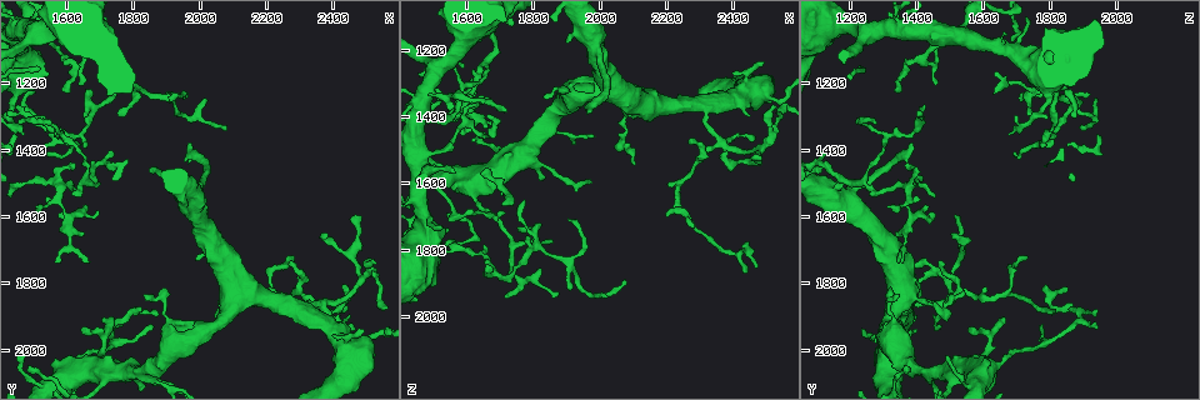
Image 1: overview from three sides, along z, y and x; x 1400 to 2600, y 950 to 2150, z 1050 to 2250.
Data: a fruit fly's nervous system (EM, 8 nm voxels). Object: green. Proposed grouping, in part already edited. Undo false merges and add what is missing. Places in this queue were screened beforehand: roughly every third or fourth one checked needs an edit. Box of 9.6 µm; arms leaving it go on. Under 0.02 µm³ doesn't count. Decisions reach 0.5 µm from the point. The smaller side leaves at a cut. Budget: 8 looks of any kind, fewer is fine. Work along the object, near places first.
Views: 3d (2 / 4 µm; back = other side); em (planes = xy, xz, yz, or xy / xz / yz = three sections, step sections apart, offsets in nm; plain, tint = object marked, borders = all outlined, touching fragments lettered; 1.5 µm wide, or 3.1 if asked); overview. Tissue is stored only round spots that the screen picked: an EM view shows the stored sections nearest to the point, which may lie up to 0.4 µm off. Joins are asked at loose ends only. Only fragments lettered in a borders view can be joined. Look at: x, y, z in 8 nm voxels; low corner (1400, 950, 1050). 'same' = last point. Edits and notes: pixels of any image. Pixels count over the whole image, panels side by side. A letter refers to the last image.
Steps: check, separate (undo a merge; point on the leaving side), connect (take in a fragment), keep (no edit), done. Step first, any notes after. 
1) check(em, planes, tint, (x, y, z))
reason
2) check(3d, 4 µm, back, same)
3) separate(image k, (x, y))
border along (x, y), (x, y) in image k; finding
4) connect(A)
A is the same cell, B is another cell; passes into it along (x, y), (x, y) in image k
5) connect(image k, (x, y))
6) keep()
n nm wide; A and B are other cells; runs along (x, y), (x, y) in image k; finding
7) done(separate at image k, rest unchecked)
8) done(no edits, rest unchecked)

check(em, xy, step 4, borders, (1860, 1940, 1780))
an open end

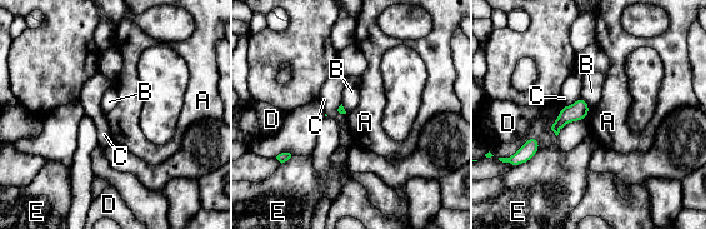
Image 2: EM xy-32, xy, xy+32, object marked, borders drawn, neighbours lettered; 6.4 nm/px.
check(em, planes, borders, same)
another direction

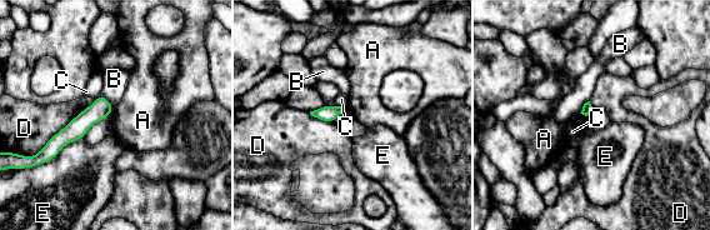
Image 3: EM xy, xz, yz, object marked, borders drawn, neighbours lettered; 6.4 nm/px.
keep()
60 nm wide; A, B, C, D and E are other cells; border along (114, 106), (110, 113) in image 3; none of them fits

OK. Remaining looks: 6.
check(3d, 4 µm, (1690, 1590, 1410))
thin end

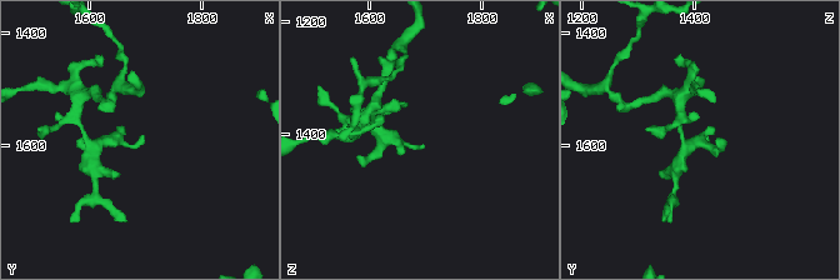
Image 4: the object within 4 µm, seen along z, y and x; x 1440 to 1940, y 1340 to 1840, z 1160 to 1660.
check(em, planes, borders, (1695, 1585, 1420))
now the EM

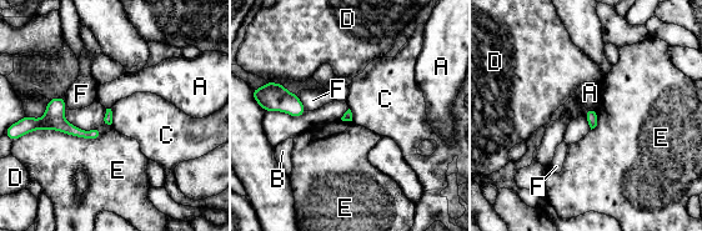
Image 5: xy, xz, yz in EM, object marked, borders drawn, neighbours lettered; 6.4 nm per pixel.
keep()
E touches over 500 nm; A, B, C, D, E and F are other cells; border along (110, 109), (113, 122) in image 5; none of them fits

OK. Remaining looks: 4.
check(em, xz, step 8, tint, (1890, 2020, 1360))
touches itself

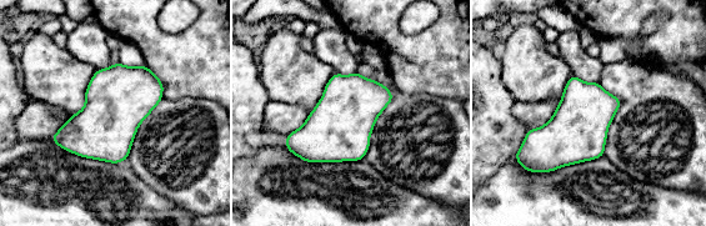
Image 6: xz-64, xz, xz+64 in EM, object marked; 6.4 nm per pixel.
check(em, planes, tint, same)
cut it another way

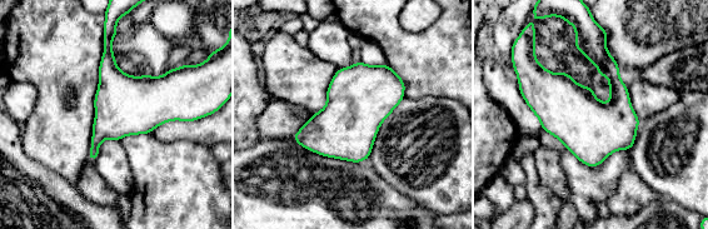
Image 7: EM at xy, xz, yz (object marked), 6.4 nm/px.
check(em, planes, borders, same)

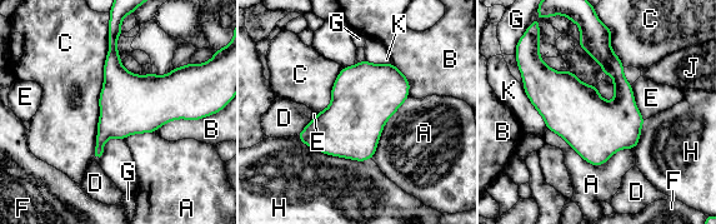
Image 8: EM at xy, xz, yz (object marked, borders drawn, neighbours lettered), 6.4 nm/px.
keep()
C touches over 750 nm; A, B, C, D, E, F, G, H, J and K are other cells; border along (109, 36), (94, 155) in image 8; one cell here

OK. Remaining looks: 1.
done(no edits, rest unchecked)

